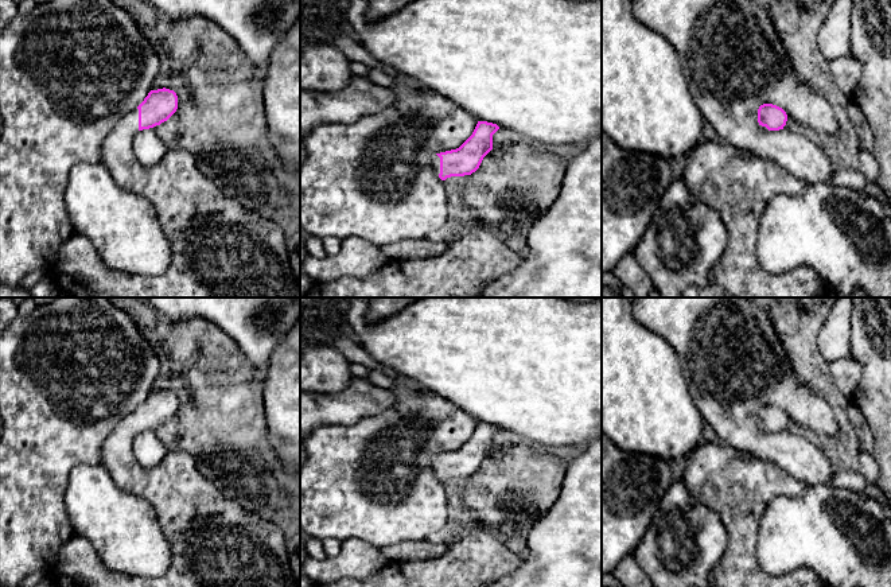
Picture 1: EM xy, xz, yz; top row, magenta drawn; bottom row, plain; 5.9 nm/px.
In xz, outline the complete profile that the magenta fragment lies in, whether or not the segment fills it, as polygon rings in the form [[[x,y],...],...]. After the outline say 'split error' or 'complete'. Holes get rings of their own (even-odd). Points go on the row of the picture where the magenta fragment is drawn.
[[[478,121],[472,135],[456,149],[436,153],[432,167],[436,175],[446,180],[451,176],[464,176],[475,172],[483,158],[493,149],[493,135],[497,124]]] | split error

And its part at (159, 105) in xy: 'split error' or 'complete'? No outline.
split error

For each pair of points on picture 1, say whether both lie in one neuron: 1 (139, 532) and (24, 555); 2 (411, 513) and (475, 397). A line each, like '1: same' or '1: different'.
1: different
2: different

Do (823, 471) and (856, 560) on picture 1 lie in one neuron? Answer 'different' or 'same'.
different

